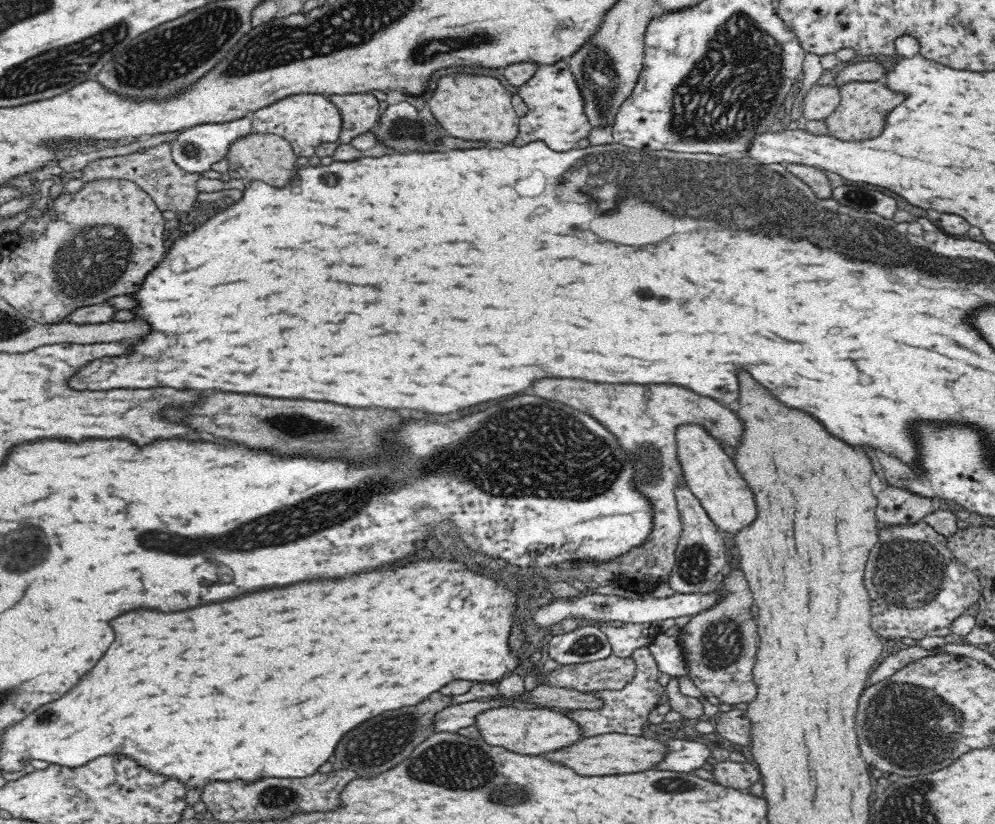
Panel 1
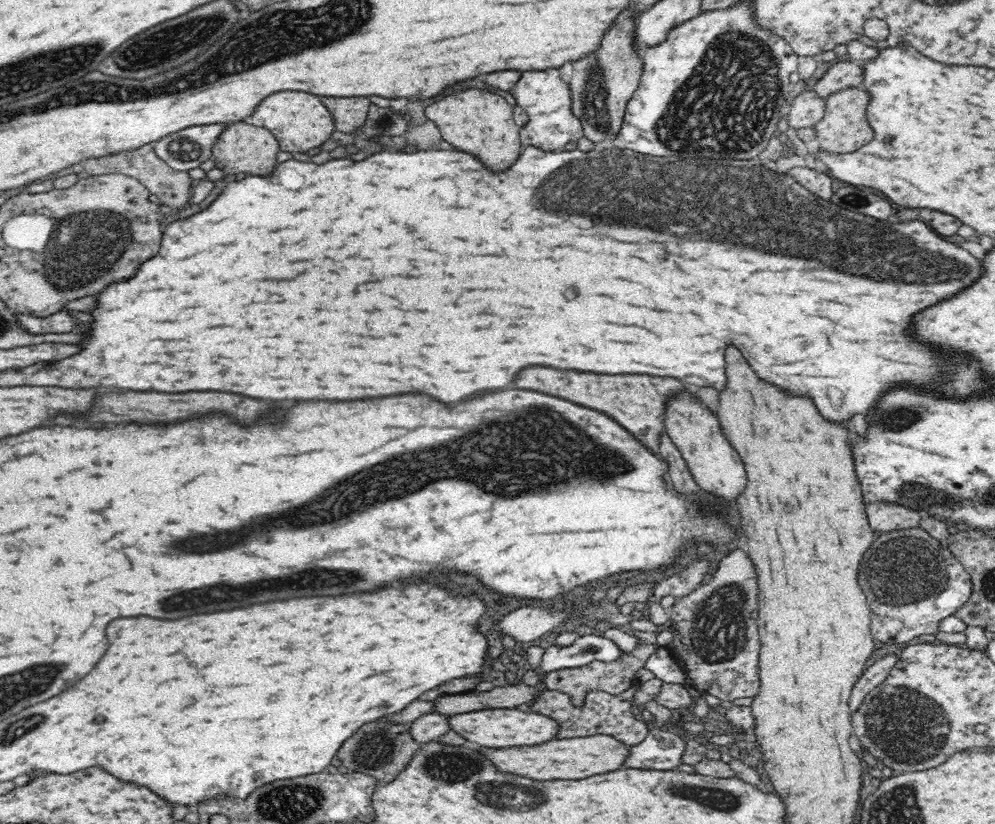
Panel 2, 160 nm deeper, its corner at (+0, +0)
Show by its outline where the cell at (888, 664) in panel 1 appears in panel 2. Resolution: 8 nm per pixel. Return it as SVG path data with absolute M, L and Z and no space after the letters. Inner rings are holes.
M895 651L889 653L872 664L860 676L860 679L853 687L852 694L850 694L850 702L848 702L850 704L848 707L850 707L850 712L852 712L850 716L860 708L864 697L888 678L892 666L896 664L896 660L898 660L897 653Z

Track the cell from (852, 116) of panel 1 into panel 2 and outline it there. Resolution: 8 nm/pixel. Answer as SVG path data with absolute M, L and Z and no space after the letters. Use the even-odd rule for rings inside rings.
M862 87L847 88L827 96L824 102L824 116L814 126L820 152L826 152L831 156L856 152L856 148L862 148L874 138L872 128L866 122L868 102L870 102L870 95Z

